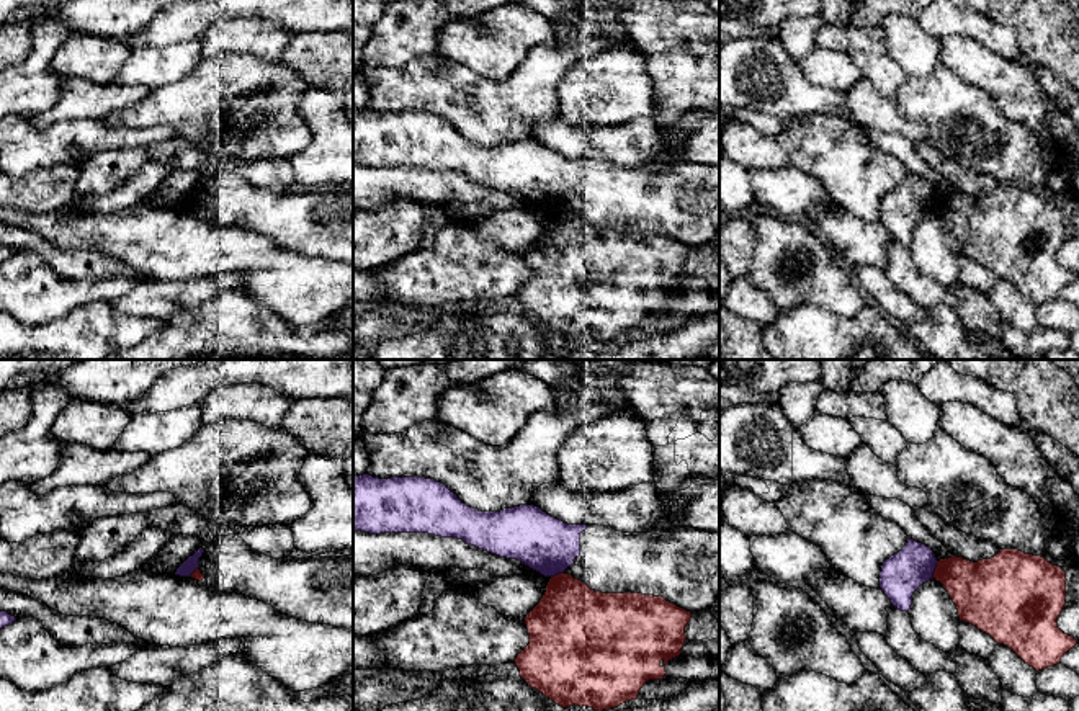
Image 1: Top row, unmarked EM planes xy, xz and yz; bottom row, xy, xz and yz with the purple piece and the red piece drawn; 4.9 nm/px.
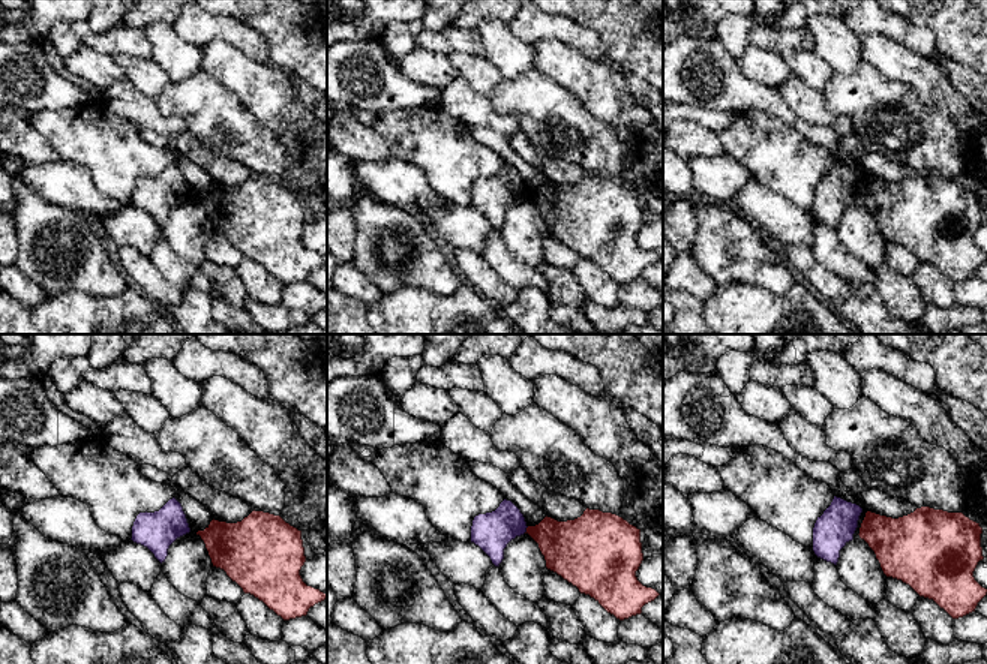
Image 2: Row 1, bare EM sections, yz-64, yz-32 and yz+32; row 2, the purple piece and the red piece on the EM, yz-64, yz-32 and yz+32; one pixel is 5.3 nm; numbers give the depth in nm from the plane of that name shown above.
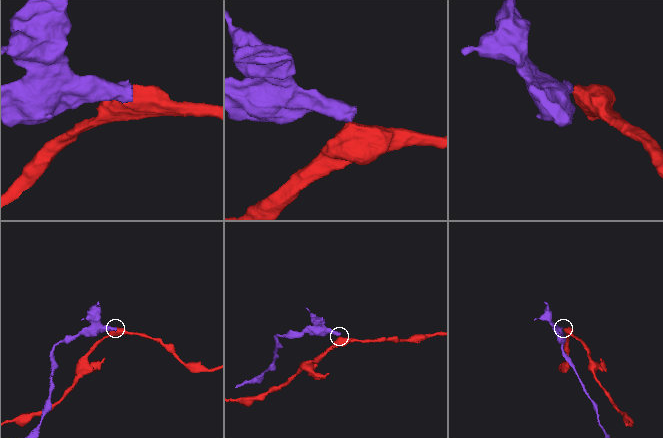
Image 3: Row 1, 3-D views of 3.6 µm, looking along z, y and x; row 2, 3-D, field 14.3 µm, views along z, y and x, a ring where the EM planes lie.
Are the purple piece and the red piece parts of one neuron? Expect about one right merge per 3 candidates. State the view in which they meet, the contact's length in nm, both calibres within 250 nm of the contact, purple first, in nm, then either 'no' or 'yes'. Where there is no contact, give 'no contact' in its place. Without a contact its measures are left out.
meets purple in yz; contact 90 nm long; 200 nm thick on the purple side, 280 nm on the other; no

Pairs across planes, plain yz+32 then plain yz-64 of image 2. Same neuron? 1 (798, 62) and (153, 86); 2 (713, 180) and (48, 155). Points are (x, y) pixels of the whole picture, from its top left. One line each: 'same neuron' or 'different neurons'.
1: same neuron
2: different neurons

